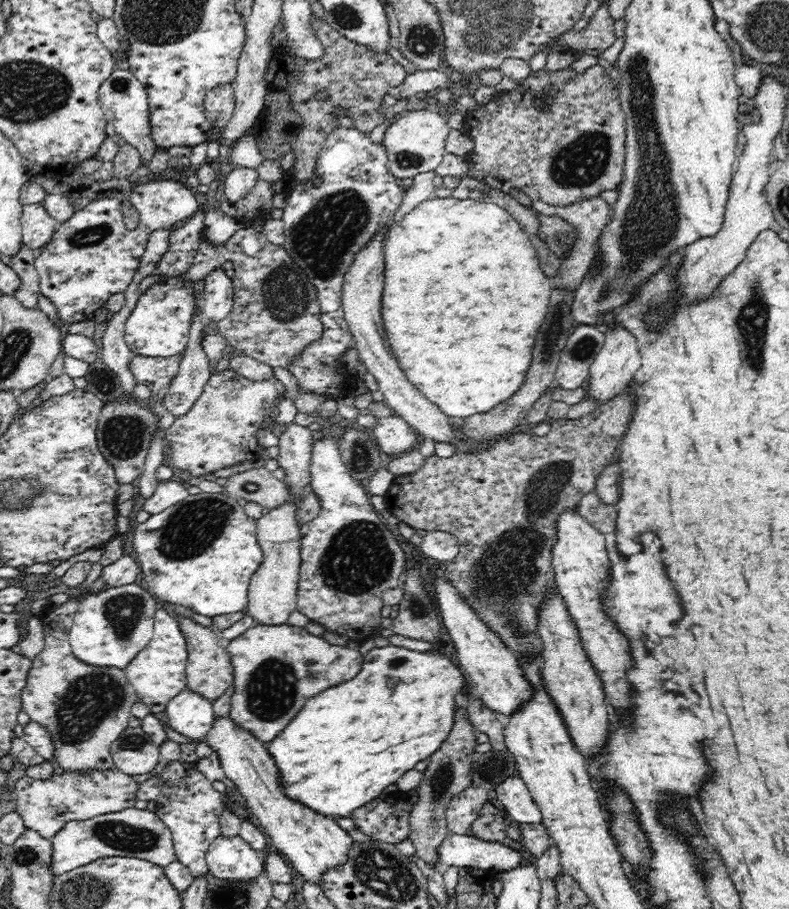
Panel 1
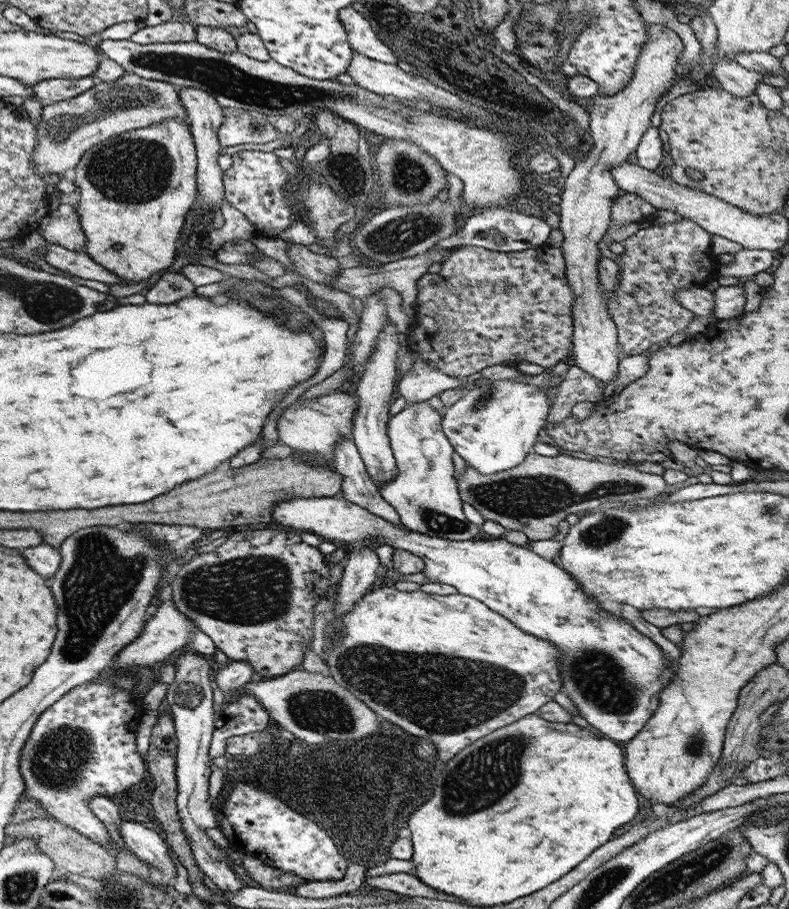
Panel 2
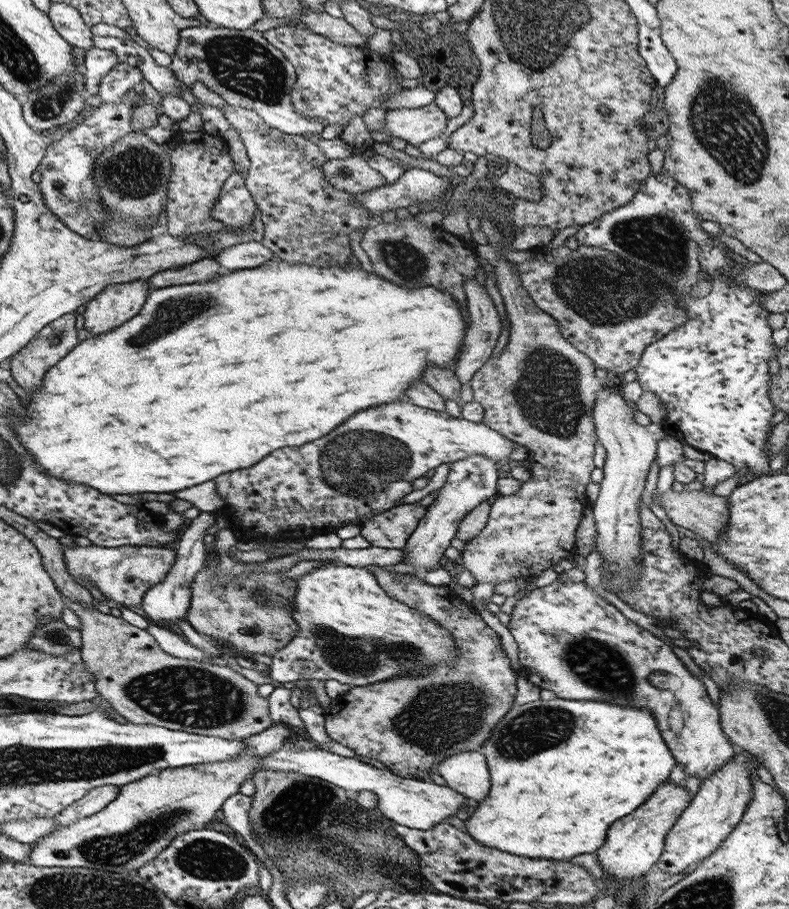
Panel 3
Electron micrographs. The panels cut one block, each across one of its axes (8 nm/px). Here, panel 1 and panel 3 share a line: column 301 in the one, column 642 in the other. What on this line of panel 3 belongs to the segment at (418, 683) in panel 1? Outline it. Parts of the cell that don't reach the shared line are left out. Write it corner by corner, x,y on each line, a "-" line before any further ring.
557,697
527,704
513,702
478,751
485,758
490,787
464,821
462,831
485,848
548,861
568,861
579,854
595,853
605,844
610,824
647,800
675,765
647,712

